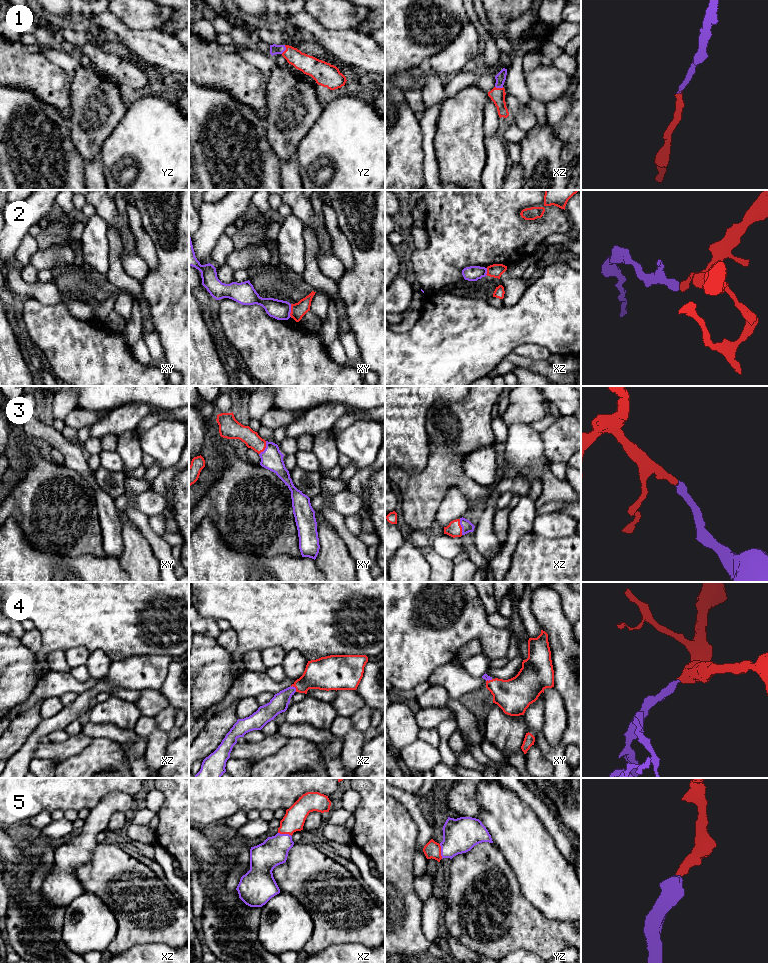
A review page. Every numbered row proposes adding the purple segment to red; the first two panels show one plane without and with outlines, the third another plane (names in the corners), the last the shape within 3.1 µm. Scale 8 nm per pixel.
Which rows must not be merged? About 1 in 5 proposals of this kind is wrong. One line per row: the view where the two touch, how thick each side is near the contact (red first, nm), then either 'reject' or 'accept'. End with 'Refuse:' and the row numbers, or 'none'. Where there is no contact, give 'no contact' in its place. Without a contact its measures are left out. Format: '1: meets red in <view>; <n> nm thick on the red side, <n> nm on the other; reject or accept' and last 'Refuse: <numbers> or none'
1: meets red in yz; 160 nm thick on the red side, 80 nm on the other; accept
2: meets red in xy; 120 nm thick on the red side, 160 nm on the other; reject
3: meets red in xz; 120 nm thick on the red side, 90 nm on the other; accept
4: meets red in xz; 240 nm thick on the red side, 140 nm on the other; accept
5: meets red in yz; 140 nm thick on the red side, 280 nm on the other; accept
Refuse: 2

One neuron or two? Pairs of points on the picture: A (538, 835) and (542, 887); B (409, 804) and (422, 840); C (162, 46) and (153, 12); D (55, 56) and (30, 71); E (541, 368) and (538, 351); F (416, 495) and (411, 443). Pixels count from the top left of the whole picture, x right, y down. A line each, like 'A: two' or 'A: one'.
A: one
B: one
C: two
D: two
E: two
F: two

